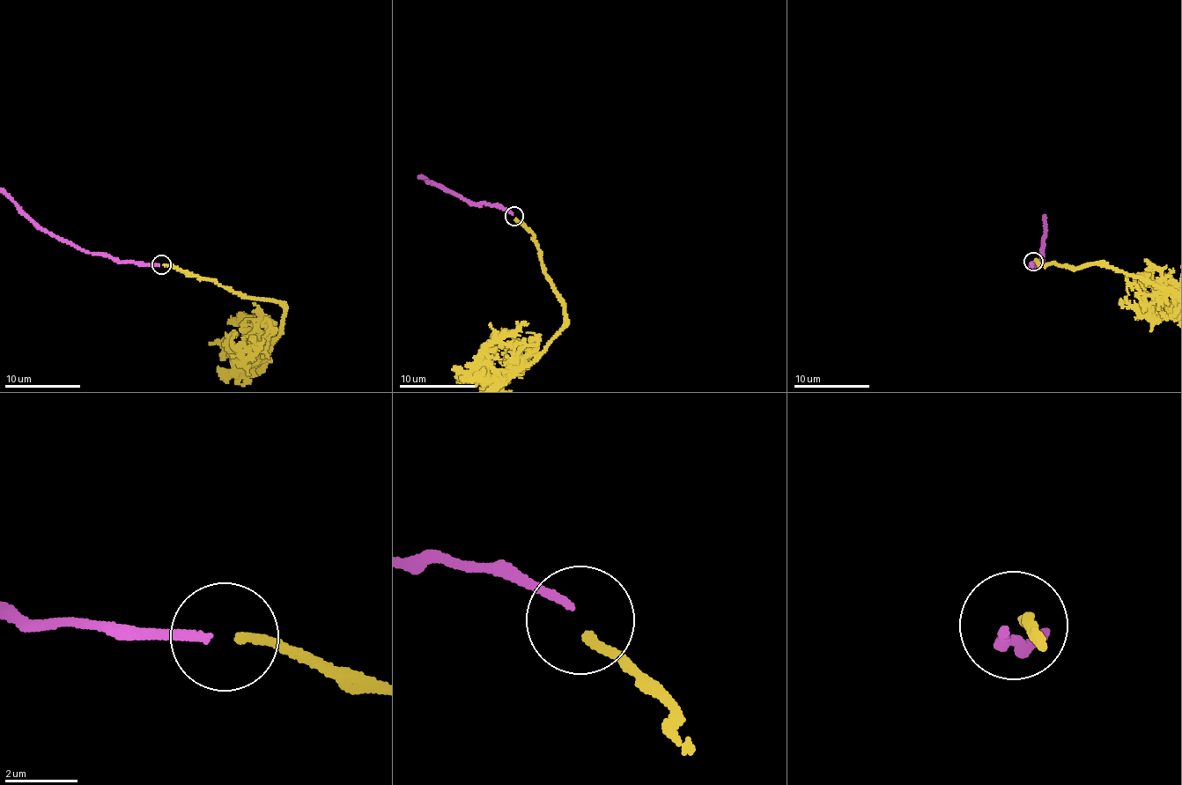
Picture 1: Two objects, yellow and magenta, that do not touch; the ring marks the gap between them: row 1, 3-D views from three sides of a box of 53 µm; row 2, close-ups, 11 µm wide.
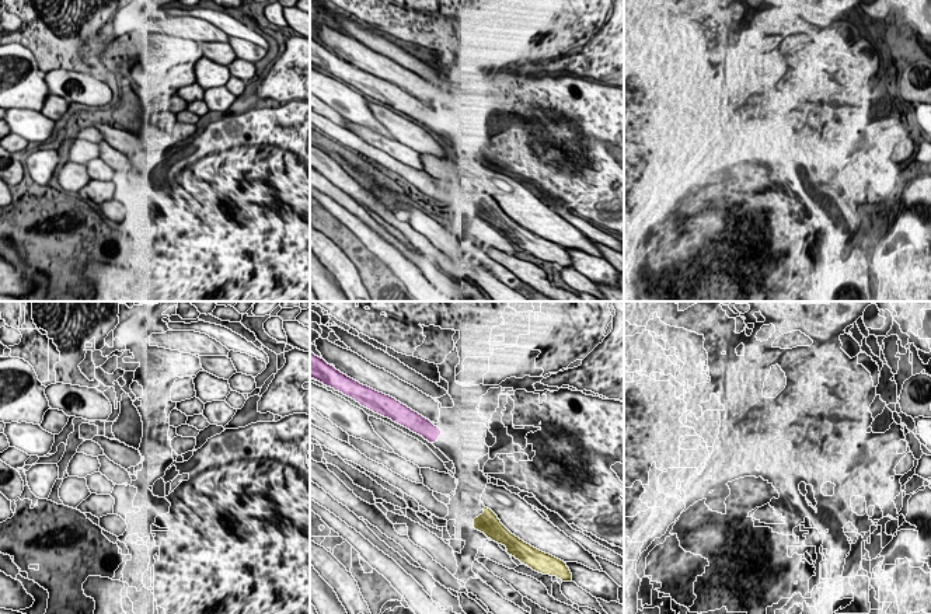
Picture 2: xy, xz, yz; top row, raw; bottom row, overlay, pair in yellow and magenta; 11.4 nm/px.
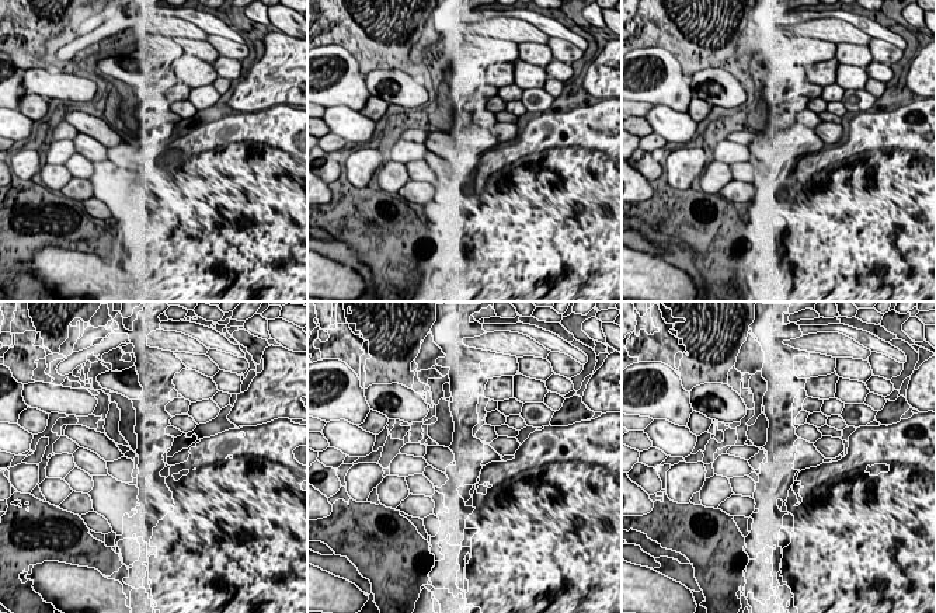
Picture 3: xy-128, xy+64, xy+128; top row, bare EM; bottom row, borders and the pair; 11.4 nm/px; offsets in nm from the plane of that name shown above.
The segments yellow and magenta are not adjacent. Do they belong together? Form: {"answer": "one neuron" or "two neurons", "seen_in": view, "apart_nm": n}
{"answer": "one neuron", "seen_in": "xz", "apart_nm": 950}

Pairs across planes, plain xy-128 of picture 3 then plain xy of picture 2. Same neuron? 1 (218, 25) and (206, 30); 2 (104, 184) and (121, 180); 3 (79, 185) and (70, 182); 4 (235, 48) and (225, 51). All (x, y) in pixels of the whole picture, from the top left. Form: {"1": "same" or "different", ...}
{"1": "different", "2": "same", "3": "different", "4": "different"}

